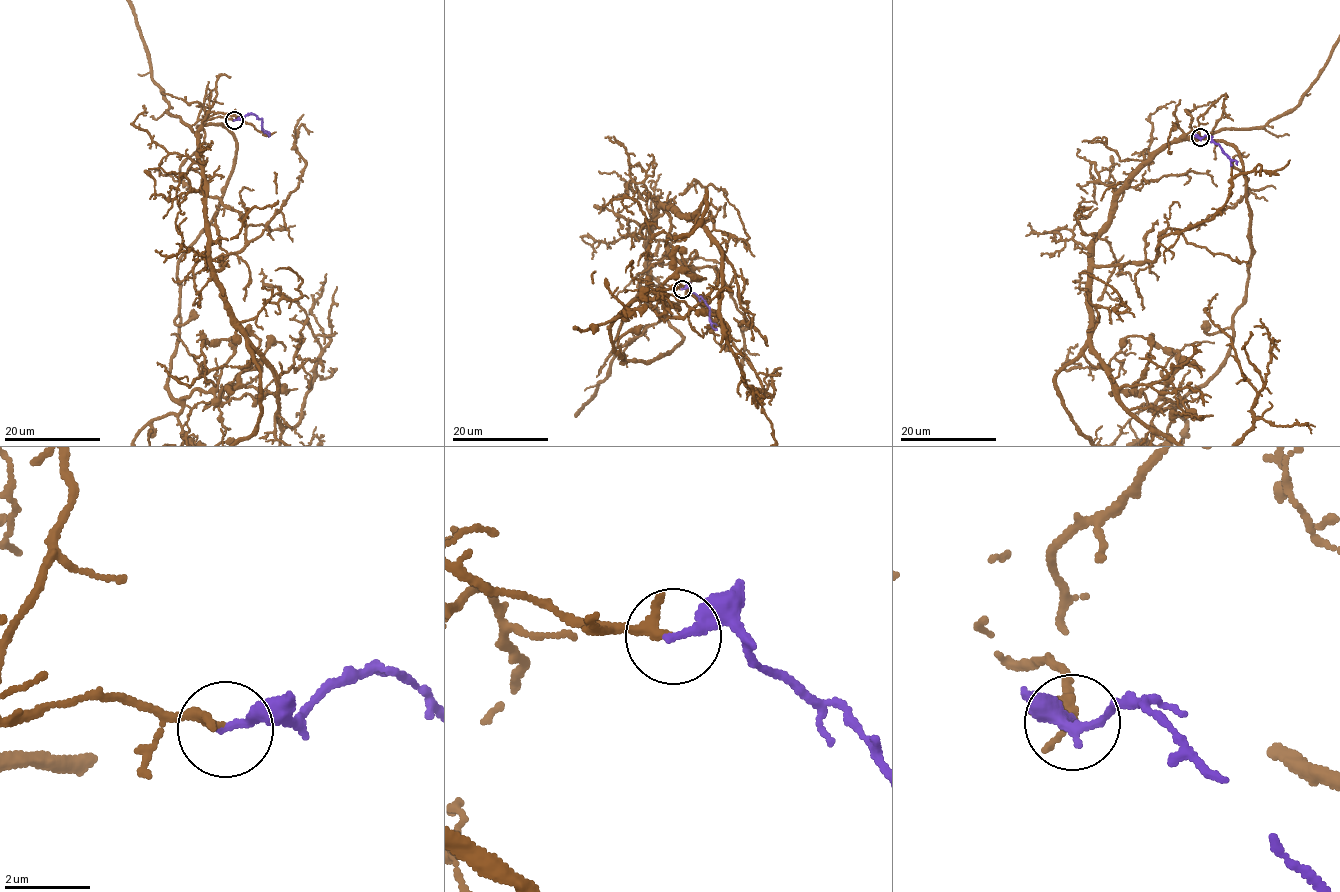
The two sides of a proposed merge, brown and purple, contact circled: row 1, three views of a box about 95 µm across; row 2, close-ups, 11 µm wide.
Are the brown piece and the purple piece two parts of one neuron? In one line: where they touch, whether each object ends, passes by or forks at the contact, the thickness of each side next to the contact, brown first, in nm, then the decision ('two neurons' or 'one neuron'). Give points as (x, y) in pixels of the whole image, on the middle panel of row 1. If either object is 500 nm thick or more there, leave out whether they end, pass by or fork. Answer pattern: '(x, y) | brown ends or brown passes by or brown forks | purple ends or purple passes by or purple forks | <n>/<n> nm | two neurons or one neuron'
(682, 289) | brown passes by | purple ends | 190/200 nm | one neuron

